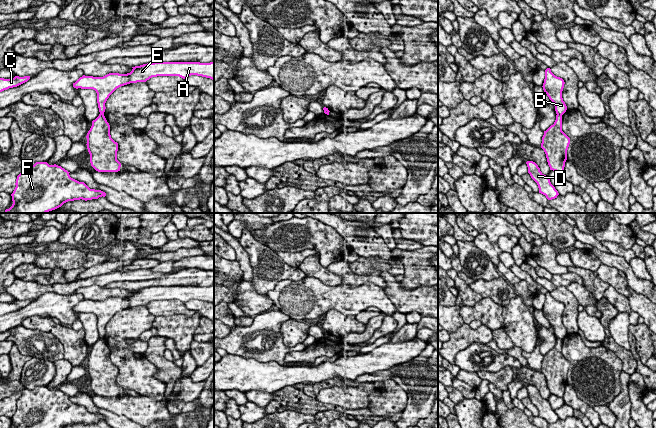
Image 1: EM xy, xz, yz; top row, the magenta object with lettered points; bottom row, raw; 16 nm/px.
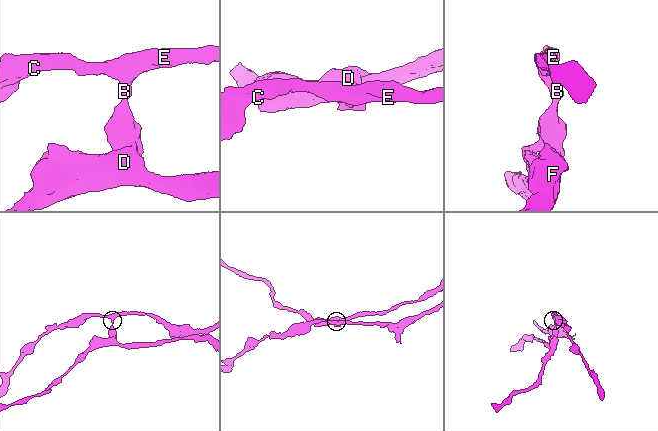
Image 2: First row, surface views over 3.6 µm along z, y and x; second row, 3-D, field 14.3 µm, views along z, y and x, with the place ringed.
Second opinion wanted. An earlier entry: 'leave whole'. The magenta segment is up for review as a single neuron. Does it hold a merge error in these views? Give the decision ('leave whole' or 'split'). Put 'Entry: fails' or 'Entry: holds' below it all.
split
Entry: fails

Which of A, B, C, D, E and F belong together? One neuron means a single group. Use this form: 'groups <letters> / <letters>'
groups A B C E / D F

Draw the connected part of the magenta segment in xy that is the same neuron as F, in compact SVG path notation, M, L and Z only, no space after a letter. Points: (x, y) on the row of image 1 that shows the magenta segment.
M36 162L34 165L24 165L17 176L16 187L11 194L13 204L5 213L47 213L61 207L64 203L74 200L92 200L105 197L101 190L90 189L84 182L79 182L69 175L70 172L56 164Z

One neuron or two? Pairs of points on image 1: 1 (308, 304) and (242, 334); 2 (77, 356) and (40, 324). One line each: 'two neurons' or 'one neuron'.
1: two neurons
2: one neuron

